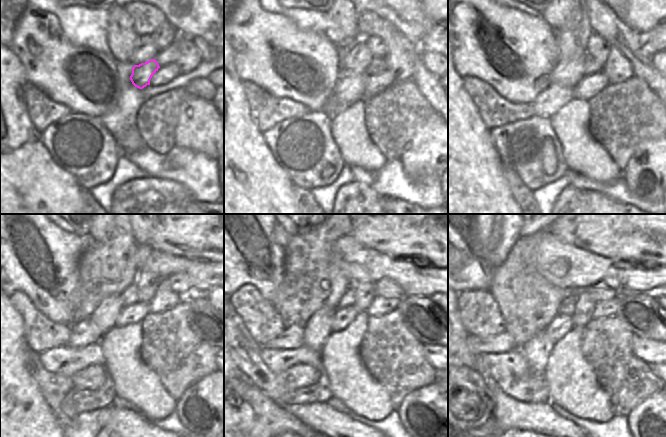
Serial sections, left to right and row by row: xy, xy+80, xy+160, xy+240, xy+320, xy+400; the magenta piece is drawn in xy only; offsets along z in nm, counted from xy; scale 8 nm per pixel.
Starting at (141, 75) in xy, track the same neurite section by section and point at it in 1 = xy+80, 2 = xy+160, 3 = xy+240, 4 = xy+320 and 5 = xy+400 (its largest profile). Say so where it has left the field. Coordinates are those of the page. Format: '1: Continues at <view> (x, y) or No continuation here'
1: Continues at xy+80 (349, 88)
2: Continues at xy+160 (551, 100)
3: Continues at xy+240 (85, 333)
4: Continues at xy+320 (293, 337)
5: Continues at xy+400 (501, 343)

